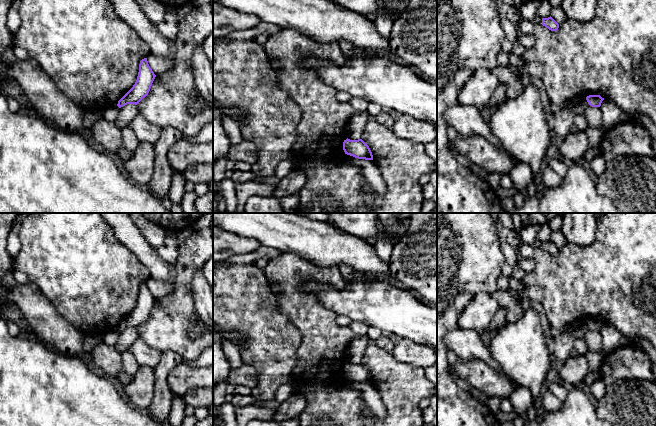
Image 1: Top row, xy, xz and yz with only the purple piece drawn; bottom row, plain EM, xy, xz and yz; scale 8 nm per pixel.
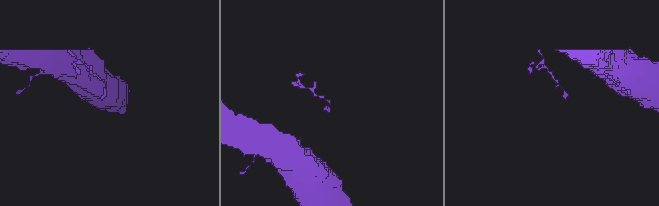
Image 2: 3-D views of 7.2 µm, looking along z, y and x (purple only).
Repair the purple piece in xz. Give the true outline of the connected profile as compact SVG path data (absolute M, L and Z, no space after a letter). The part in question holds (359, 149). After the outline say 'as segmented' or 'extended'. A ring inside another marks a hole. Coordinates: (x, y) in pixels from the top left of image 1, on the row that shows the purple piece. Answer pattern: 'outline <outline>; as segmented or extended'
outline M347 138L343 142L343 150L345 154L358 159L373 160L369 146L362 139L350 140Z; as segmented

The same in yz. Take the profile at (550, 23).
outline M551 16L542 18L542 25L551 31L557 31L559 28L559 24Z; as segmented

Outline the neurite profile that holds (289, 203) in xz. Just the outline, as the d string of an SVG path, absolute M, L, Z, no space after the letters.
M294 194L280 199L283 213L295 213L296 207L299 204L299 195Z

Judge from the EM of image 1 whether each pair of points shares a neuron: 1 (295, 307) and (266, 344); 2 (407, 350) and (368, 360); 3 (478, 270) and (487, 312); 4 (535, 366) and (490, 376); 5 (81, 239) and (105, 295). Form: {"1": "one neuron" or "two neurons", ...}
{"1": "two neurons", "2": "two neurons", "3": "two neurons", "4": "two neurons", "5": "one neuron"}

